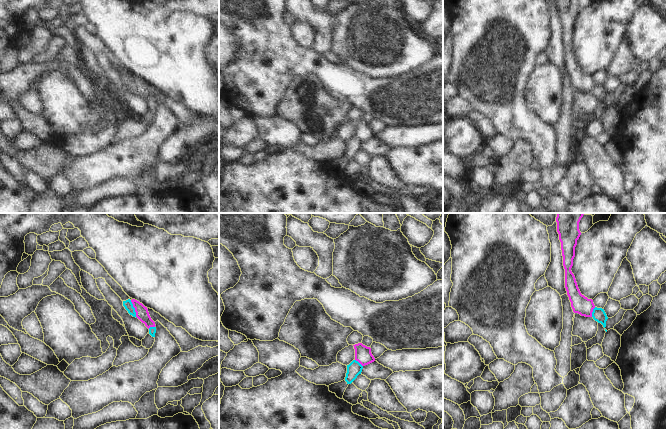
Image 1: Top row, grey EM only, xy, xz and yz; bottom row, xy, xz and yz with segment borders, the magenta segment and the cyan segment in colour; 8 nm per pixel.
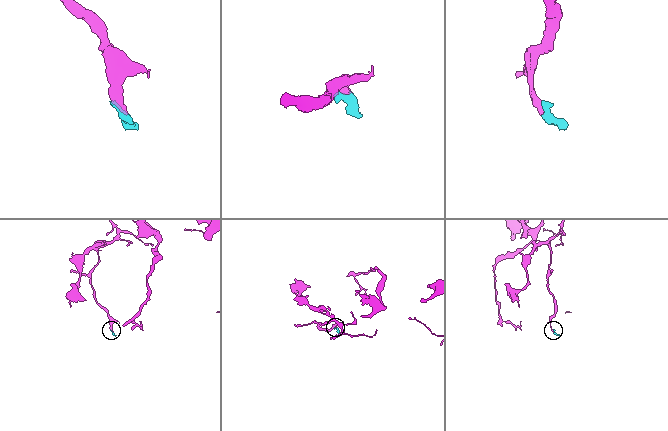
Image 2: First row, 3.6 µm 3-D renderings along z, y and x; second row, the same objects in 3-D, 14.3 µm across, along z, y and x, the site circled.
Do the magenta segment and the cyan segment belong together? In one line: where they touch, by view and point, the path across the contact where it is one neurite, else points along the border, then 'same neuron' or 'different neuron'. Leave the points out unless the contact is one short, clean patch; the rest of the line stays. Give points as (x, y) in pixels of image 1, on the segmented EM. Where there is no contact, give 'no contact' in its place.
xy (135, 309) | across xy (142, 314), (135, 309), (128, 305) | same neuron

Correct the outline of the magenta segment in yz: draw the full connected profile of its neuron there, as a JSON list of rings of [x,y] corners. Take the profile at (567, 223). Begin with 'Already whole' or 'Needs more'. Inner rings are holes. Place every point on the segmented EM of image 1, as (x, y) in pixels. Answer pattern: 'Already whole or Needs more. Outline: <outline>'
Needs more. Outline: [[[557,213],[556,217],[557,232],[561,242],[563,266],[565,269],[565,288],[573,312],[581,316],[592,317],[605,328],[608,317],[604,309],[597,308],[592,299],[588,299],[581,294],[575,276],[571,271],[575,257],[575,247],[581,235],[579,222],[583,215],[584,213]]]

